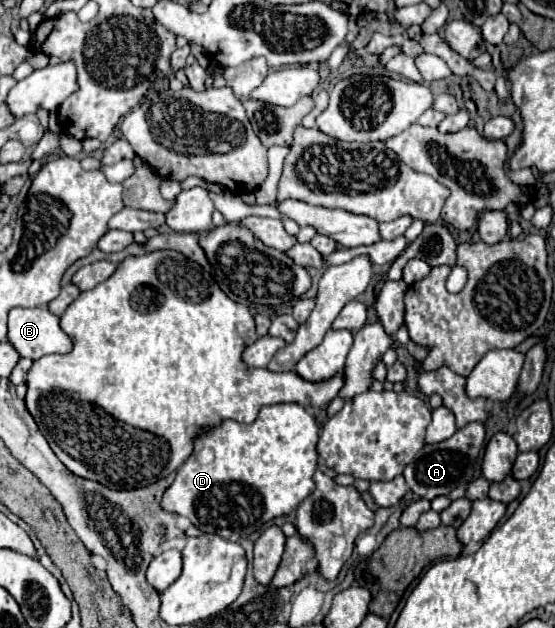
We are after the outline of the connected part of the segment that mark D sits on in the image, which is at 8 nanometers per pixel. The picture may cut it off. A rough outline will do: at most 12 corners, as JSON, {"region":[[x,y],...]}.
{"region":[[297,403],[193,441],[161,507],[243,537],[313,493]]}

